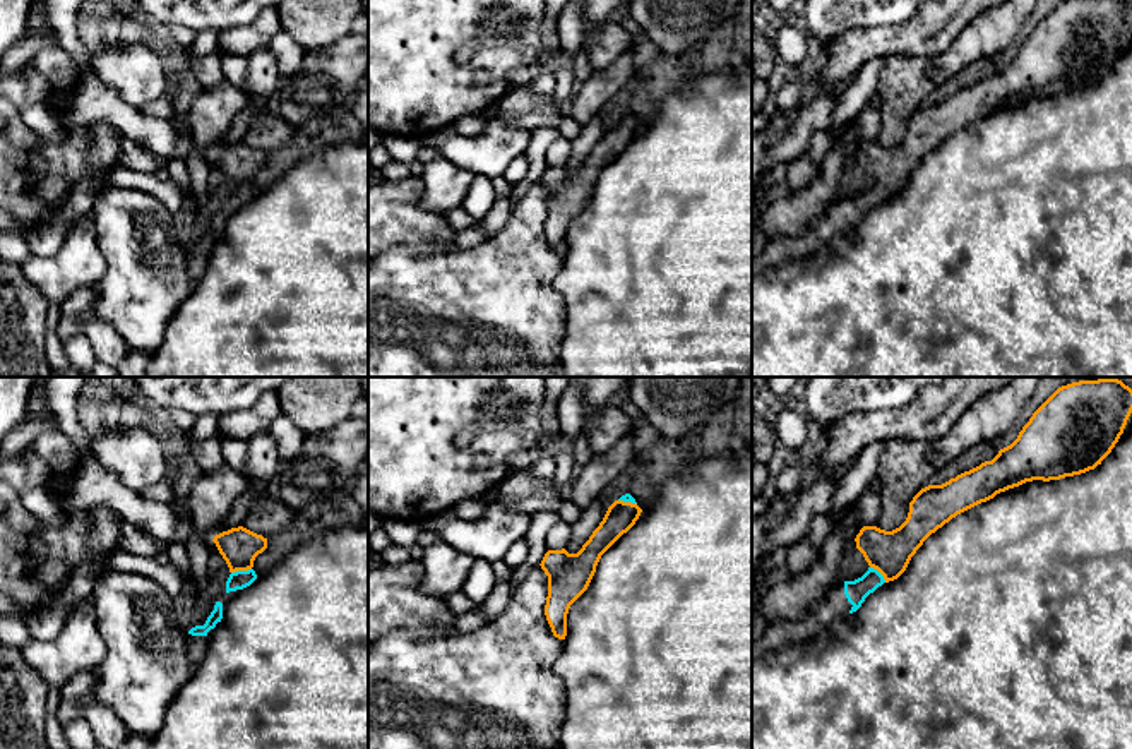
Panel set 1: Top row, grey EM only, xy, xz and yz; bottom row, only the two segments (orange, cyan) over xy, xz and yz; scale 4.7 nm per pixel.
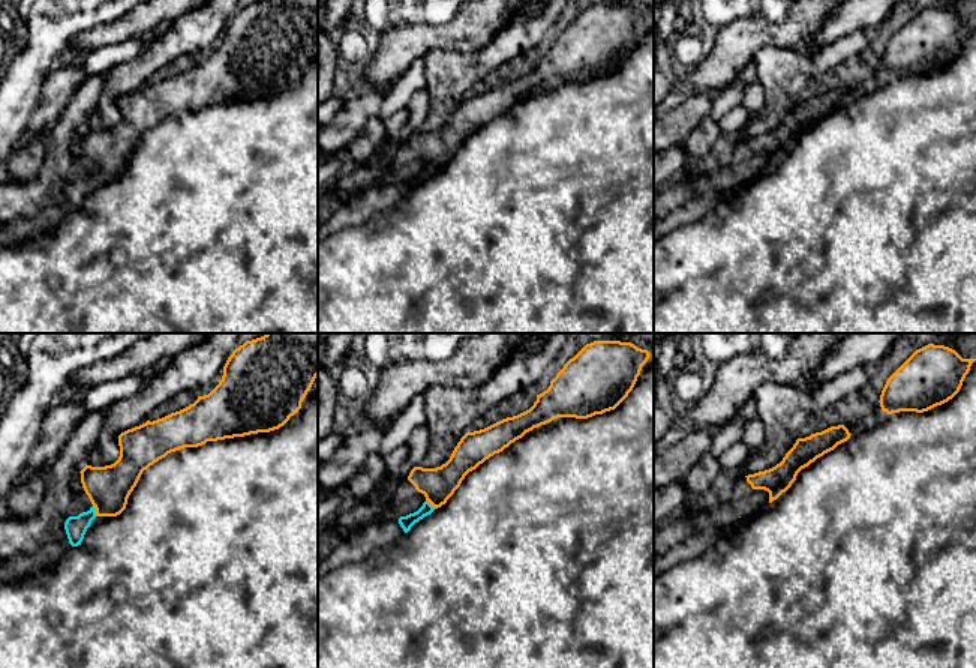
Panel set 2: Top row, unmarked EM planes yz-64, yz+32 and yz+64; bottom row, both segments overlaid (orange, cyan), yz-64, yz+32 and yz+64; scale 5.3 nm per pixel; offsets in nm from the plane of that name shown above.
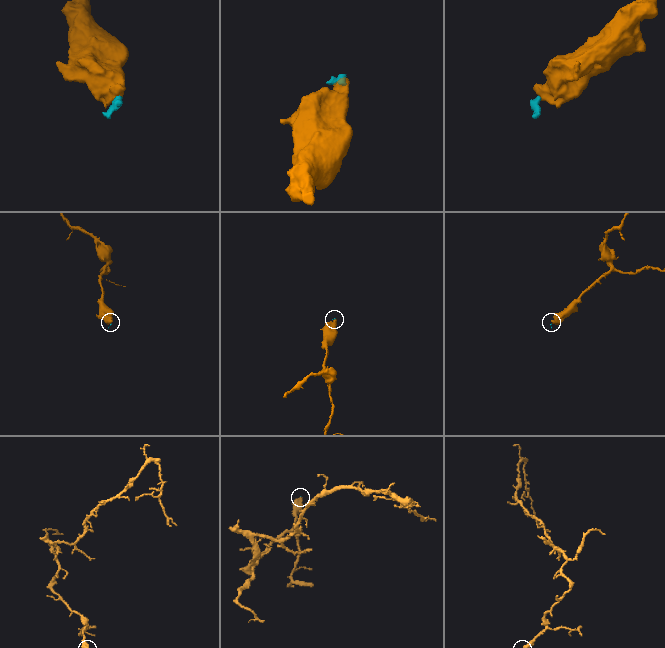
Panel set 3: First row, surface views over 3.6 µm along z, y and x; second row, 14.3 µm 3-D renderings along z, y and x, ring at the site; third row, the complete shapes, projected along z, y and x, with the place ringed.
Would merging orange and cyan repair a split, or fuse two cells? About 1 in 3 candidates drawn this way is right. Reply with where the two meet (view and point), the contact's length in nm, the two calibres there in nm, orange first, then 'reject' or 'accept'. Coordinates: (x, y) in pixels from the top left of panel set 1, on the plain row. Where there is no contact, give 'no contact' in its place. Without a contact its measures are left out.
contact xy (240, 185); length 100 nm; calibres 180 and 90 nm; accept

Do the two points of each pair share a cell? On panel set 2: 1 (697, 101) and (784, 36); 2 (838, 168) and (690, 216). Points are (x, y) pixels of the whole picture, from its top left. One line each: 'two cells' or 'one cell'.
1: two cells
2: two cells

